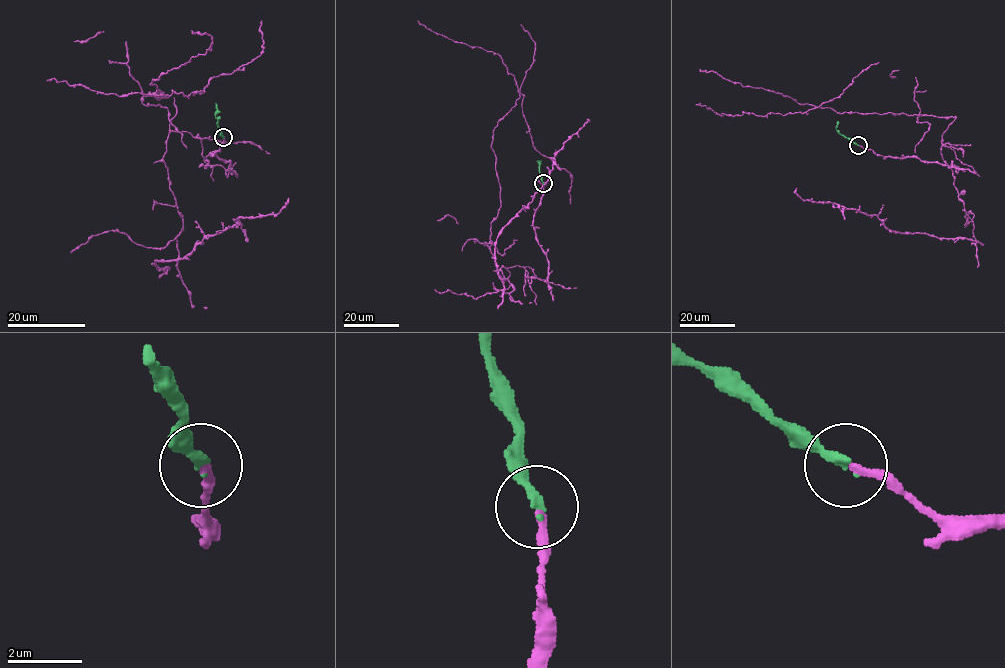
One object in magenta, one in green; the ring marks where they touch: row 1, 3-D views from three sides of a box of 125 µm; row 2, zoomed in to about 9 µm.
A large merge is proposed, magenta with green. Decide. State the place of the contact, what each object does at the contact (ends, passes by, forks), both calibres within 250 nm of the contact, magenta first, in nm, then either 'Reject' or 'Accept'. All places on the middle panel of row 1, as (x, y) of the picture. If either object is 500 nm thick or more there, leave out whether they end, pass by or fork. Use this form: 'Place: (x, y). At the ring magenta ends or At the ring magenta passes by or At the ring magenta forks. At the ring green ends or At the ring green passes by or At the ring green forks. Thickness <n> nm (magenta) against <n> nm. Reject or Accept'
Place: (543, 183). At the ring magenta ends. At the ring green ends. Thickness 220 nm (magenta) against 240 nm. Accept

